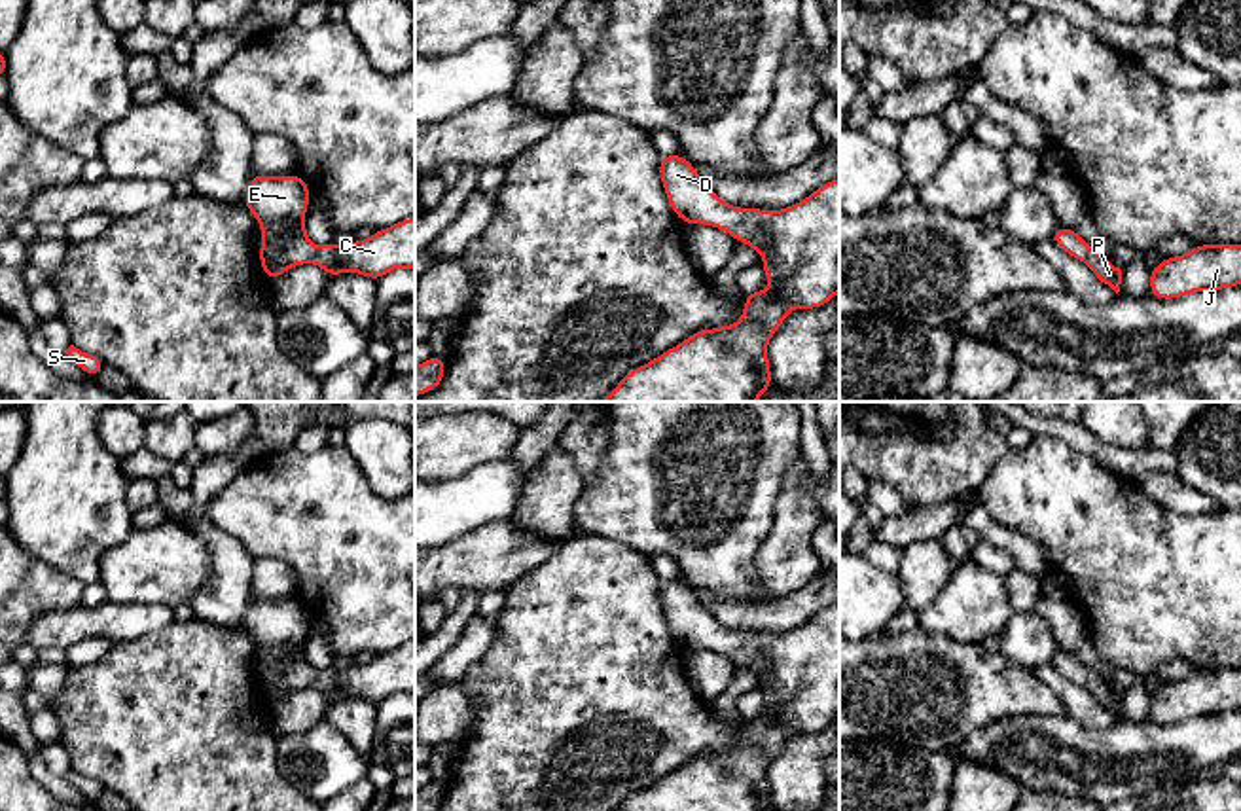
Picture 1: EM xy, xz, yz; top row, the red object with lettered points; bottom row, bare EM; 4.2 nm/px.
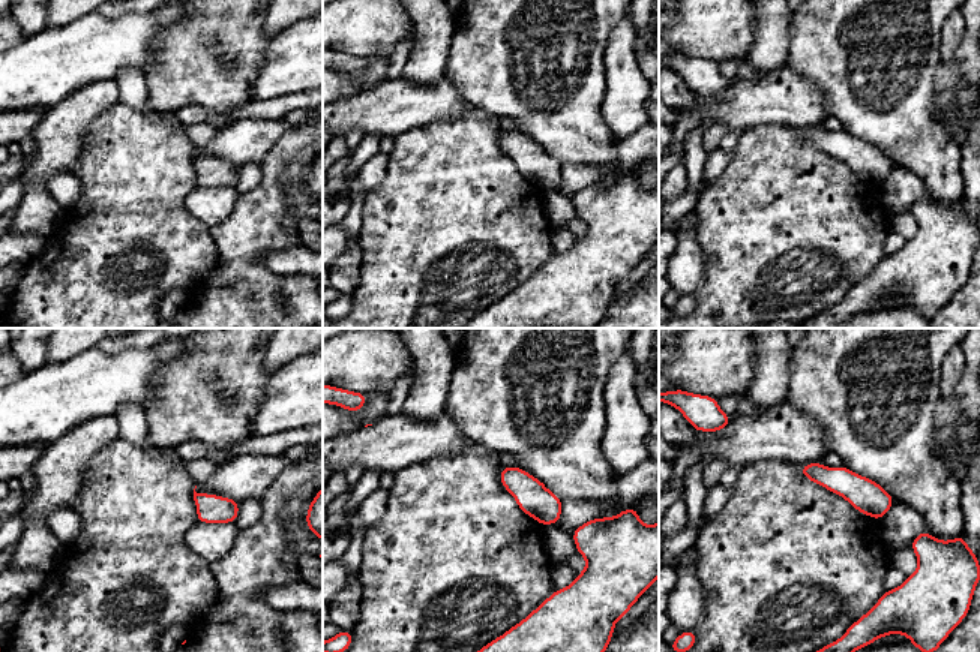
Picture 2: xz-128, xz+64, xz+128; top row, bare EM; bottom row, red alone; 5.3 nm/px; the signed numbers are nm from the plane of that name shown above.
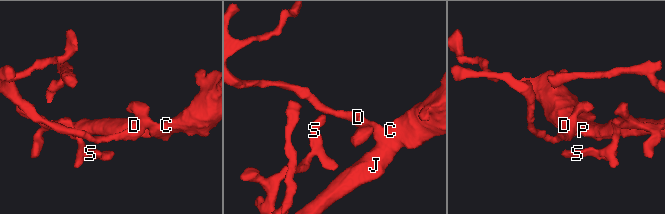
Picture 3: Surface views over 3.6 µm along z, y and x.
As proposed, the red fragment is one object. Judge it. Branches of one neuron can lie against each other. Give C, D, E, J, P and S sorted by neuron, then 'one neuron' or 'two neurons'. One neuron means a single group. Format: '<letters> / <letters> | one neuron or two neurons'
C D E J P S | one neuron

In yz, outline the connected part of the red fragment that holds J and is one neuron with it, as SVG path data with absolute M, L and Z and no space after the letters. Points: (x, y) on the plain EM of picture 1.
M1196 669L1184 680L1163 682L1148 703L1158 724L1239 711L1241 669Z

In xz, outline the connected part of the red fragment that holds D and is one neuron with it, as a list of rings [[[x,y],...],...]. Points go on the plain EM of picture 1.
[[[680,578],[661,580],[659,603],[682,648],[718,652],[735,667],[752,671],[758,680],[764,678],[760,690],[769,712],[745,716],[743,741],[735,748],[695,756],[657,783],[633,792],[616,811],[773,811],[767,783],[771,760],[792,733],[818,733],[839,716],[839,601],[781,635],[745,635],[722,625]]]

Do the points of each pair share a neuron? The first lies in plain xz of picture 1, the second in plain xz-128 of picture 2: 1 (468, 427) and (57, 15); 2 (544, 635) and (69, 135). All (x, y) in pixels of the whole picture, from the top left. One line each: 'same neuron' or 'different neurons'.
1: different neurons
2: different neurons

